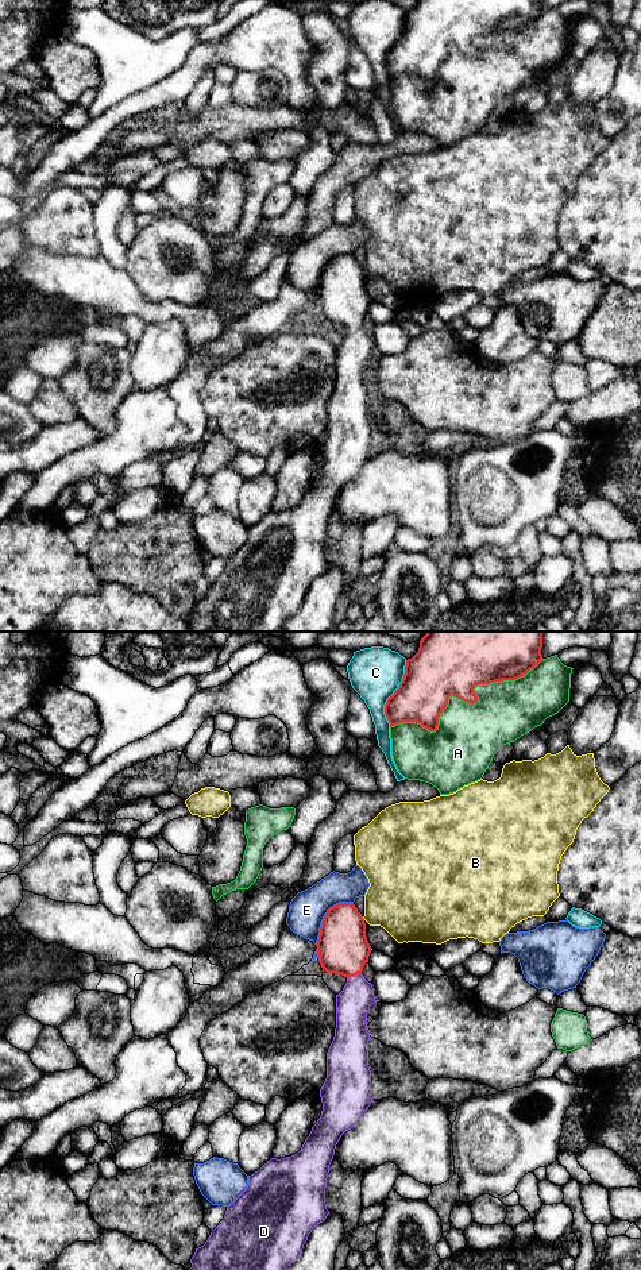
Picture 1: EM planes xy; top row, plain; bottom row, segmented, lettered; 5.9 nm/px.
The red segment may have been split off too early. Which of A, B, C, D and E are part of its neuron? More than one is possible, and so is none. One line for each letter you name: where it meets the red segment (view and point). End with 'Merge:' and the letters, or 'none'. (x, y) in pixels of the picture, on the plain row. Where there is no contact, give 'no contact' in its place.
D: meets red in xy at (354, 327)
Merge: D

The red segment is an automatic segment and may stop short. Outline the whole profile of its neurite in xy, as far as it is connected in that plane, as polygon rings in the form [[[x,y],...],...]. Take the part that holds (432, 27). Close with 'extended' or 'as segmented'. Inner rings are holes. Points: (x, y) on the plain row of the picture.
[[[418,0],[418,4],[406,12],[403,31],[387,51],[385,67],[390,80],[402,74],[417,74],[436,84],[439,69],[451,47],[474,57],[478,54],[474,43],[478,36],[515,32],[541,12],[541,0]]]; as segmented

